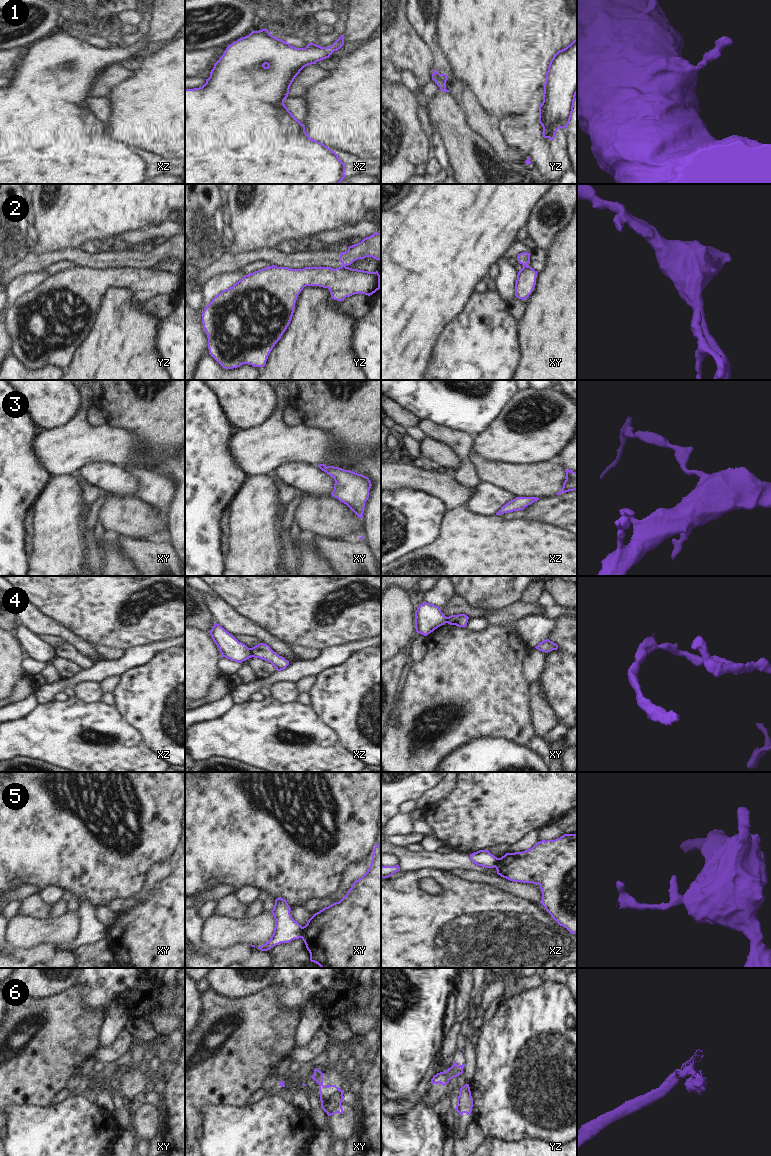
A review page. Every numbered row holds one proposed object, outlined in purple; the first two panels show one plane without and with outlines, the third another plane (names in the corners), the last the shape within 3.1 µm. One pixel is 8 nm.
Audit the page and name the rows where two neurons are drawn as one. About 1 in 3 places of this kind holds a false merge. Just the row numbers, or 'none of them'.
2, 4, 5, 6

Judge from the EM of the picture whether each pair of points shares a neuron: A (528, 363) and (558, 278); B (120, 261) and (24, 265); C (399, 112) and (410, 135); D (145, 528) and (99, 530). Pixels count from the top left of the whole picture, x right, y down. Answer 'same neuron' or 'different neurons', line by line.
A: same neuron
B: same neuron
C: same neuron
D: different neurons

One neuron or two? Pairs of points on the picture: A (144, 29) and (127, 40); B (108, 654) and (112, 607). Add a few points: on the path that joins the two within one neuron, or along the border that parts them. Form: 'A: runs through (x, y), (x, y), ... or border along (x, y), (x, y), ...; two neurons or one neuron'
A: runs through (140, 33), (131, 40); one neuron
B: border along (91, 644), (117, 647), (123, 650); two neurons

